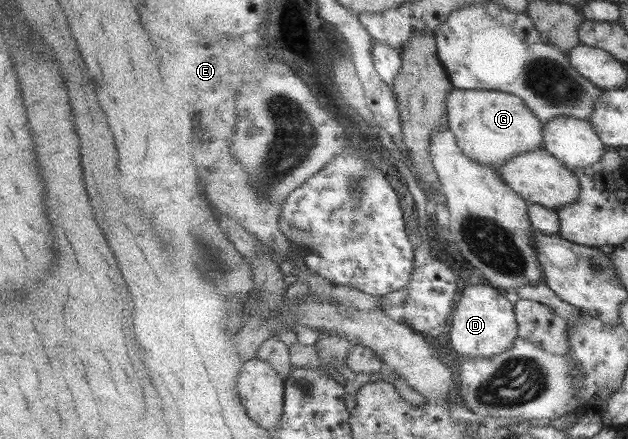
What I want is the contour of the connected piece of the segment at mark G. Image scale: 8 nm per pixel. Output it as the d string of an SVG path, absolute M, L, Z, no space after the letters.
M454 87L448 95L447 105L449 128L457 136L460 148L482 164L499 170L508 159L520 153L544 149L544 124L519 96Z

